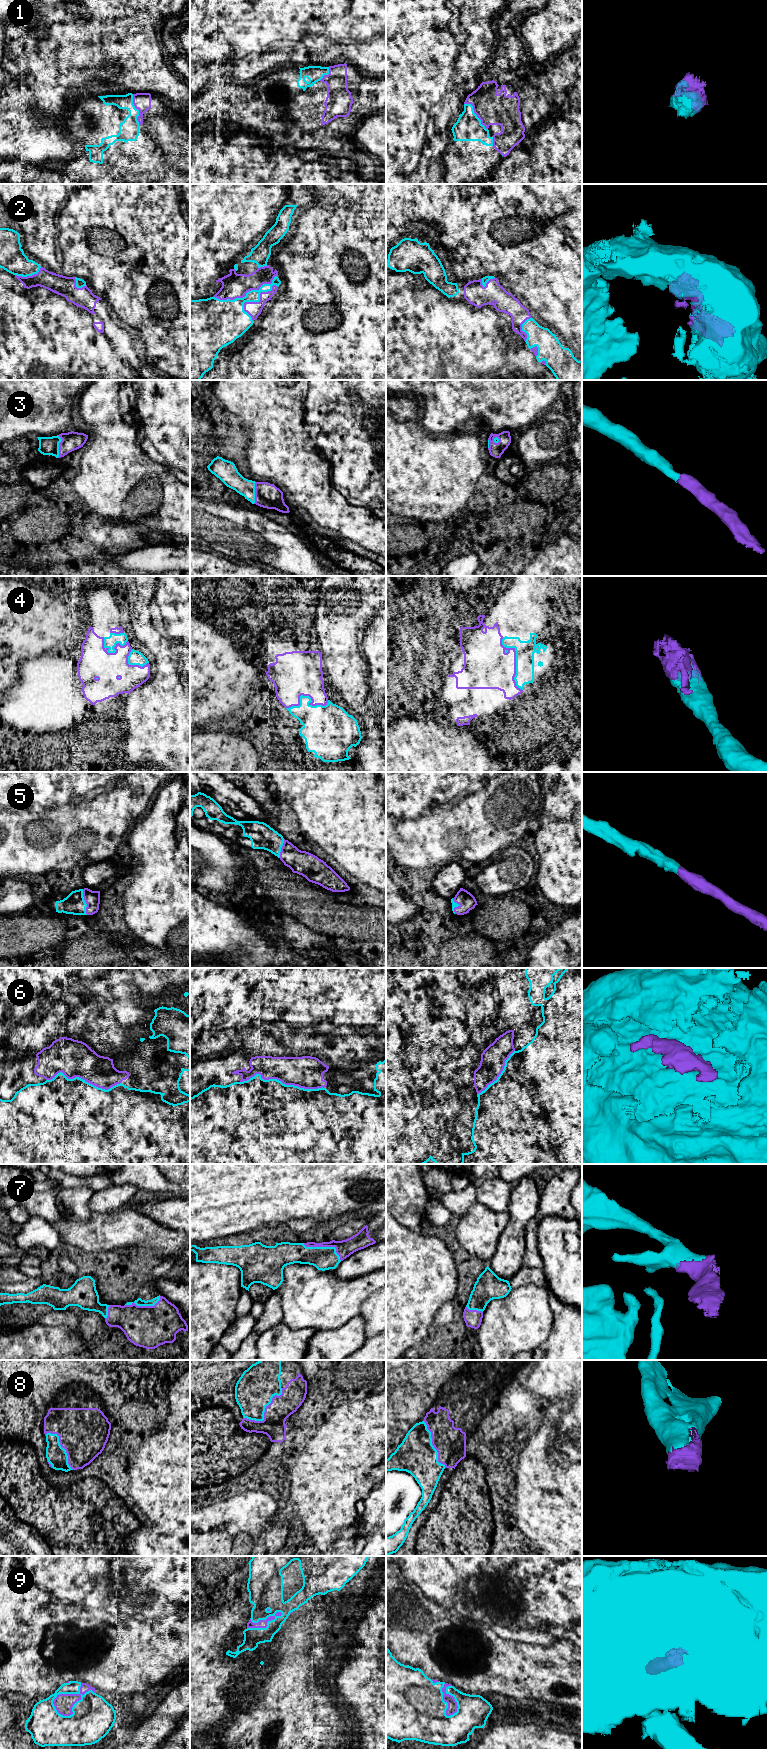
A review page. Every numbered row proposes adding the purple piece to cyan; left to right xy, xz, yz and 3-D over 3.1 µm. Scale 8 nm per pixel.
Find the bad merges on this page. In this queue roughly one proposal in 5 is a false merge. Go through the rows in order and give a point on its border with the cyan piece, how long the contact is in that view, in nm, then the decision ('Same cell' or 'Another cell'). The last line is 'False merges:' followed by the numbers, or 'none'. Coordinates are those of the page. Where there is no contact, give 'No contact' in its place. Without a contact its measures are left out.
1: Touches cyan at yz (475, 114). Shared border 280 nm. Same cell
2: Touches cyan at xz (246, 294). Shared border 550 nm. Same cell
3: Touches cyan at xy (58, 446). Shared border 180 nm. Same cell
4: Touches cyan at yz (516, 661). Shared border 460 nm. Another cell
5: Touches cyan at xy (85, 902). Shared border 220 nm. Same cell
6: Touches cyan at xz (281, 1082). Shared border 700 nm. Same cell
7: Touches cyan at xz (325, 1247). Shared border 340 nm. Same cell
8: Touches cyan at xz (264, 1411). Shared border 400 nm. Same cell
9: Touches cyan at xy (72, 1693). Shared border 360 nm. Same cell
False merges: 4

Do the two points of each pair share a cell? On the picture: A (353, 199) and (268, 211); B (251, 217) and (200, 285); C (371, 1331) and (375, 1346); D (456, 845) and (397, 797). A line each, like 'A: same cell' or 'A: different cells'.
A: different cells
B: same cell
C: different cells
D: same cell

